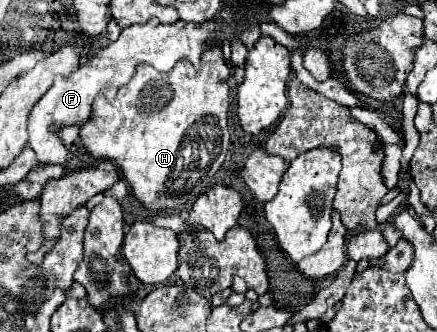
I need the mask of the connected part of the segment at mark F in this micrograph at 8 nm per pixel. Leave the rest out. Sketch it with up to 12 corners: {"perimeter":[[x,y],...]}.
{"perimeter":[[218,22],[124,28],[68,78],[58,76],[28,116],[38,160],[68,166],[108,84],[140,62],[168,72],[200,60]]}

